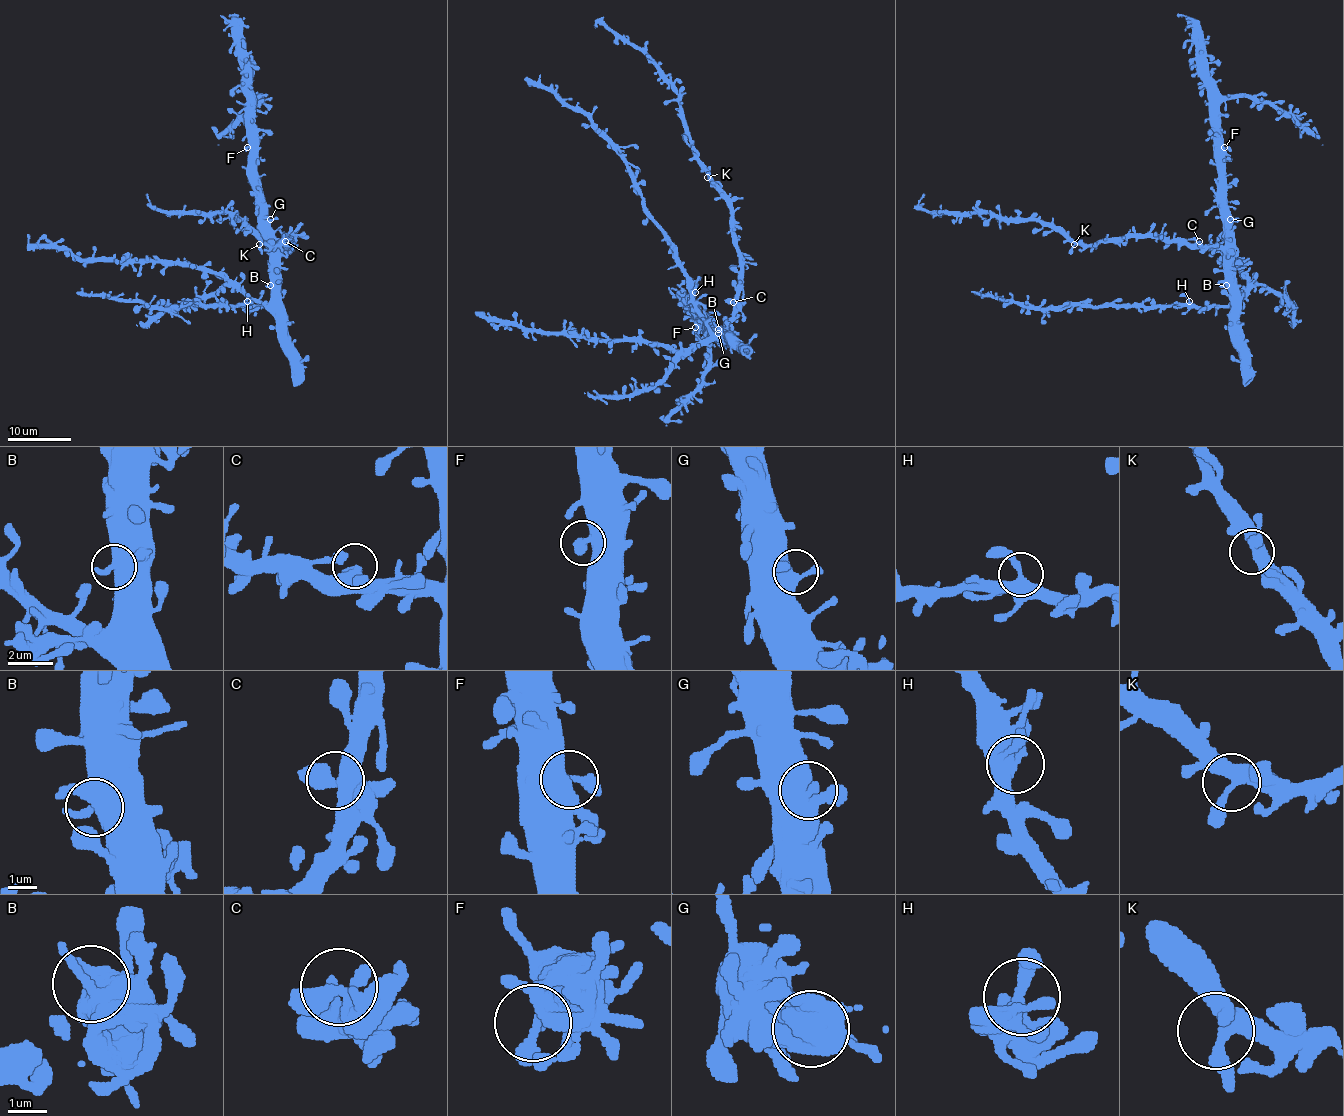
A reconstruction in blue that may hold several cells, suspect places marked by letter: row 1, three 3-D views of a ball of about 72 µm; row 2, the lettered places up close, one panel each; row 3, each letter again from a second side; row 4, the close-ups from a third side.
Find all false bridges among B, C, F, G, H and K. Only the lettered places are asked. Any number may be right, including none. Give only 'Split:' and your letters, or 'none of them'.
Split: none of them

